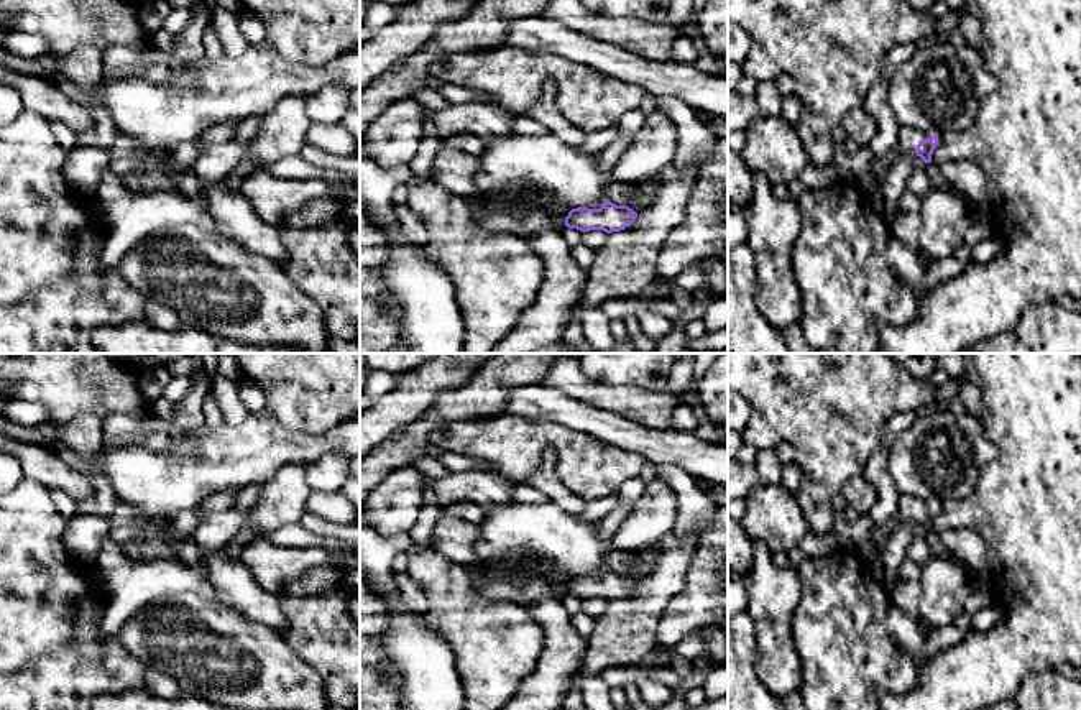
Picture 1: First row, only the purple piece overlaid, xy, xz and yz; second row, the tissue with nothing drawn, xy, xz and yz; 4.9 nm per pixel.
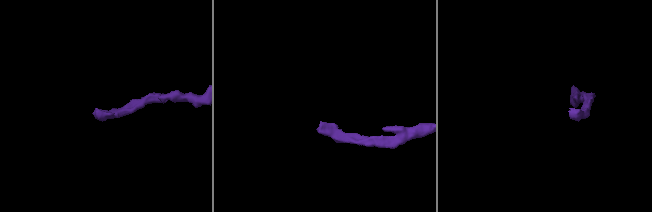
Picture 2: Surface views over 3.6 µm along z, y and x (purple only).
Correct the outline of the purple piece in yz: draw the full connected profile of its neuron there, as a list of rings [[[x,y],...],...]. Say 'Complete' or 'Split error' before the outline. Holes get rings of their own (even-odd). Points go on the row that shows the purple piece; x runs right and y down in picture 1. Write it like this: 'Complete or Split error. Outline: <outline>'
Split error. Outline: [[[910,127],[899,128],[897,148],[900,153],[915,153],[927,164],[932,163],[932,154],[936,145],[938,138],[932,131],[920,131]]]

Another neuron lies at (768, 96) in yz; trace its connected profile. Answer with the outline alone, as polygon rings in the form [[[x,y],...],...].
[[[774,79],[759,81],[756,87],[756,102],[762,117],[779,117],[782,107],[782,95]]]

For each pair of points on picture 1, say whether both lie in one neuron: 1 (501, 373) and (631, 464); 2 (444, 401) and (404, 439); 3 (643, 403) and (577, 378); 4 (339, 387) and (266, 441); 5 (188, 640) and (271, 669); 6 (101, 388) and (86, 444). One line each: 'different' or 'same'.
1: different
2: same
3: same
4: different
5: same
6: different

